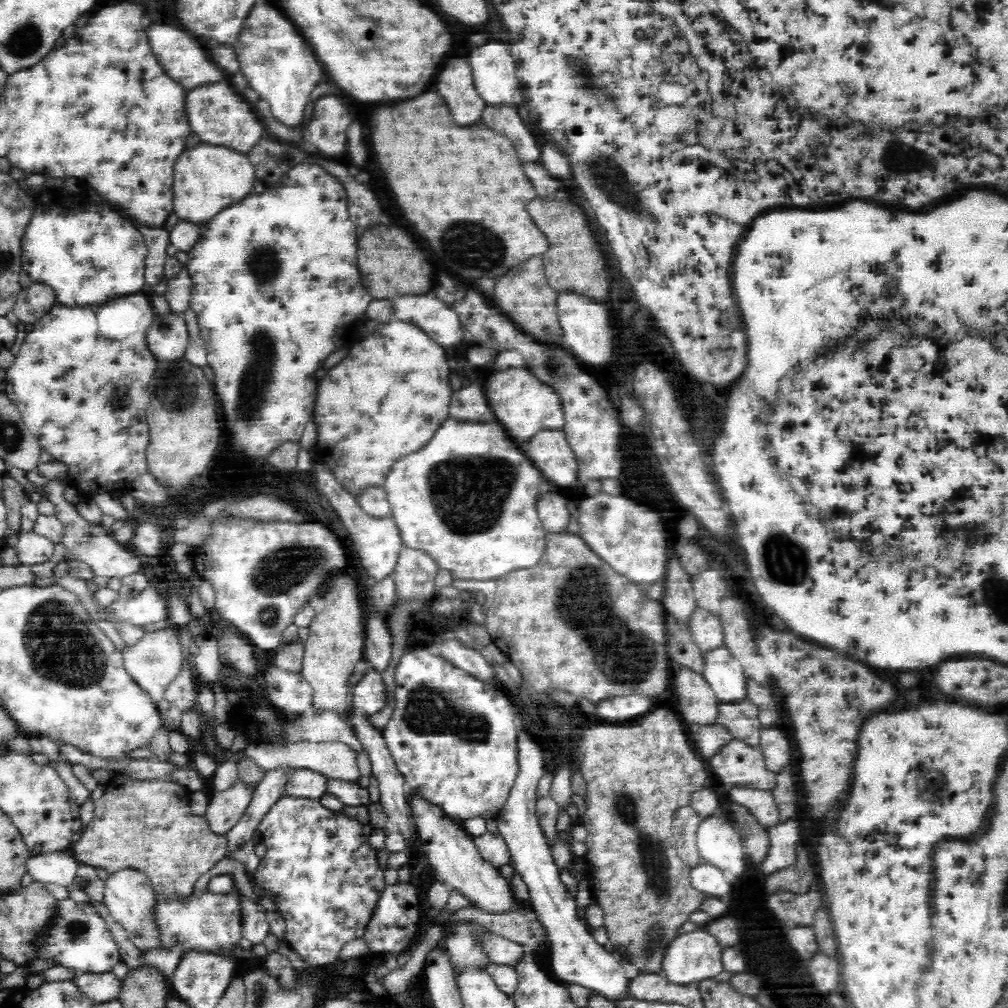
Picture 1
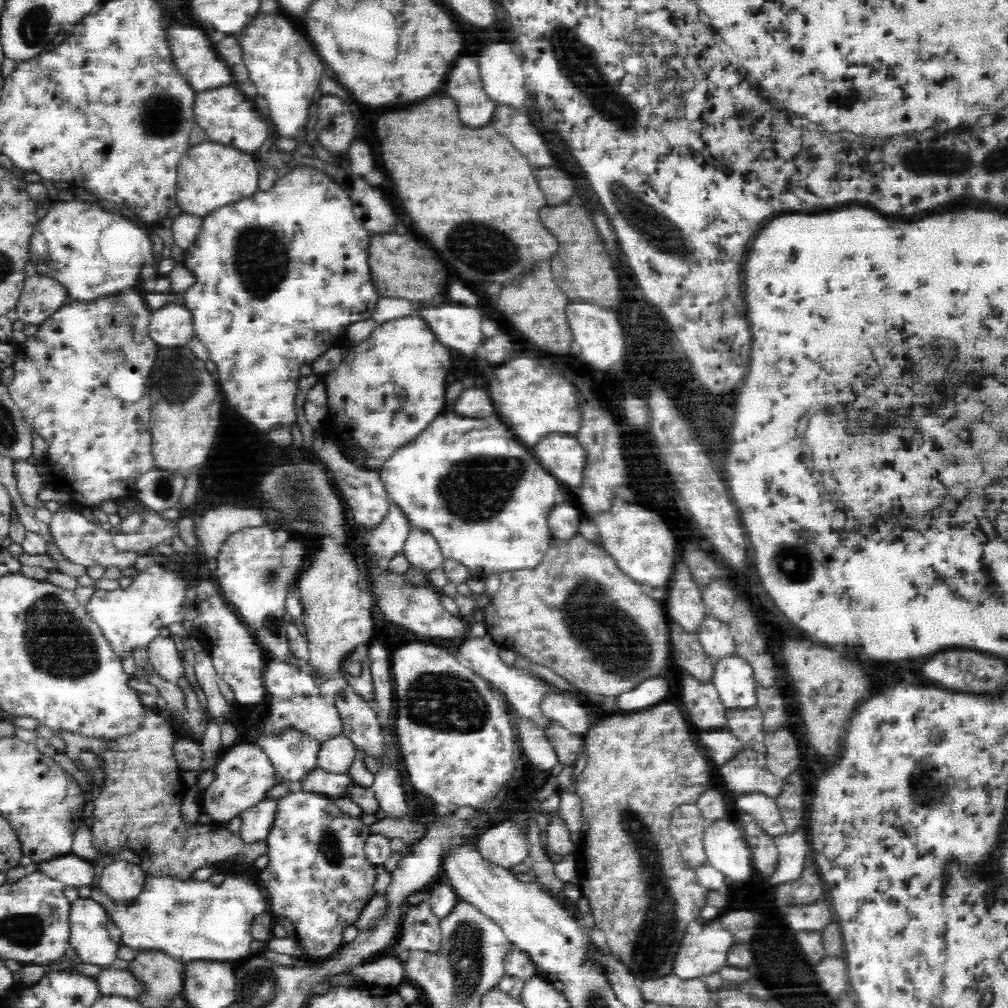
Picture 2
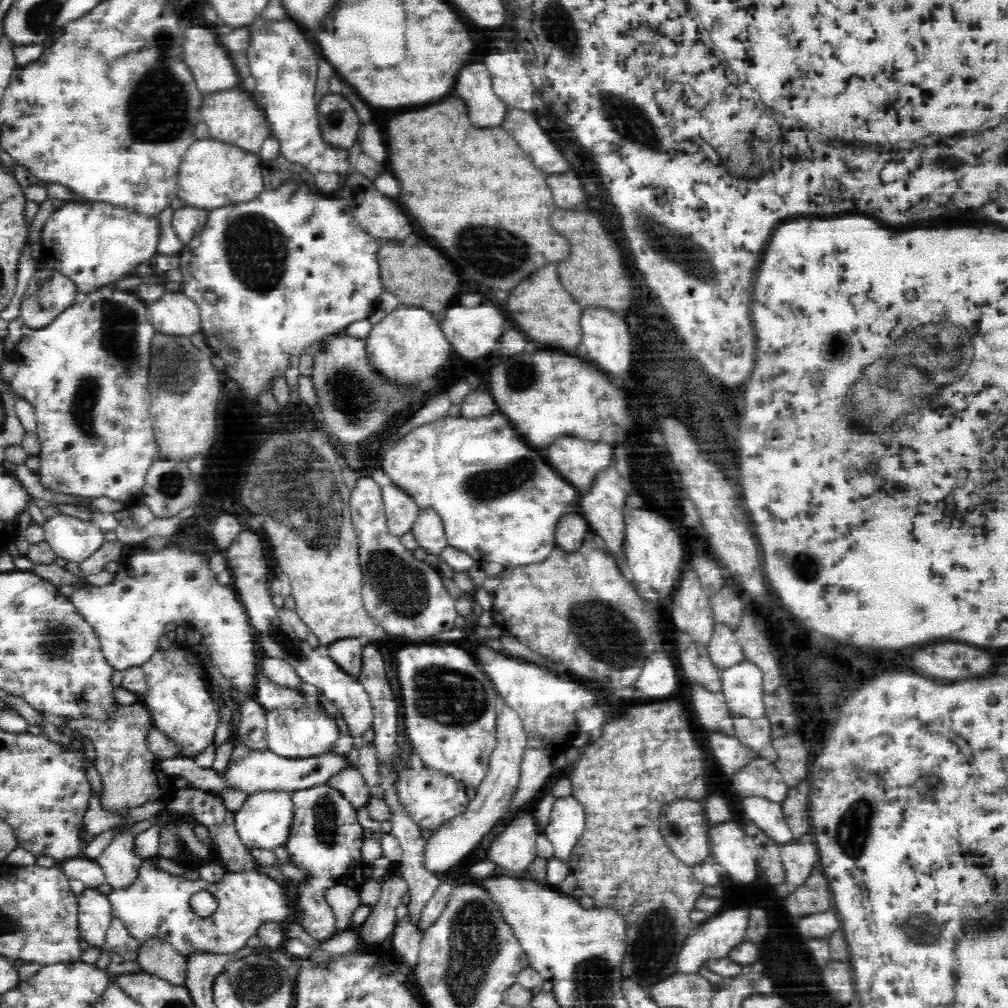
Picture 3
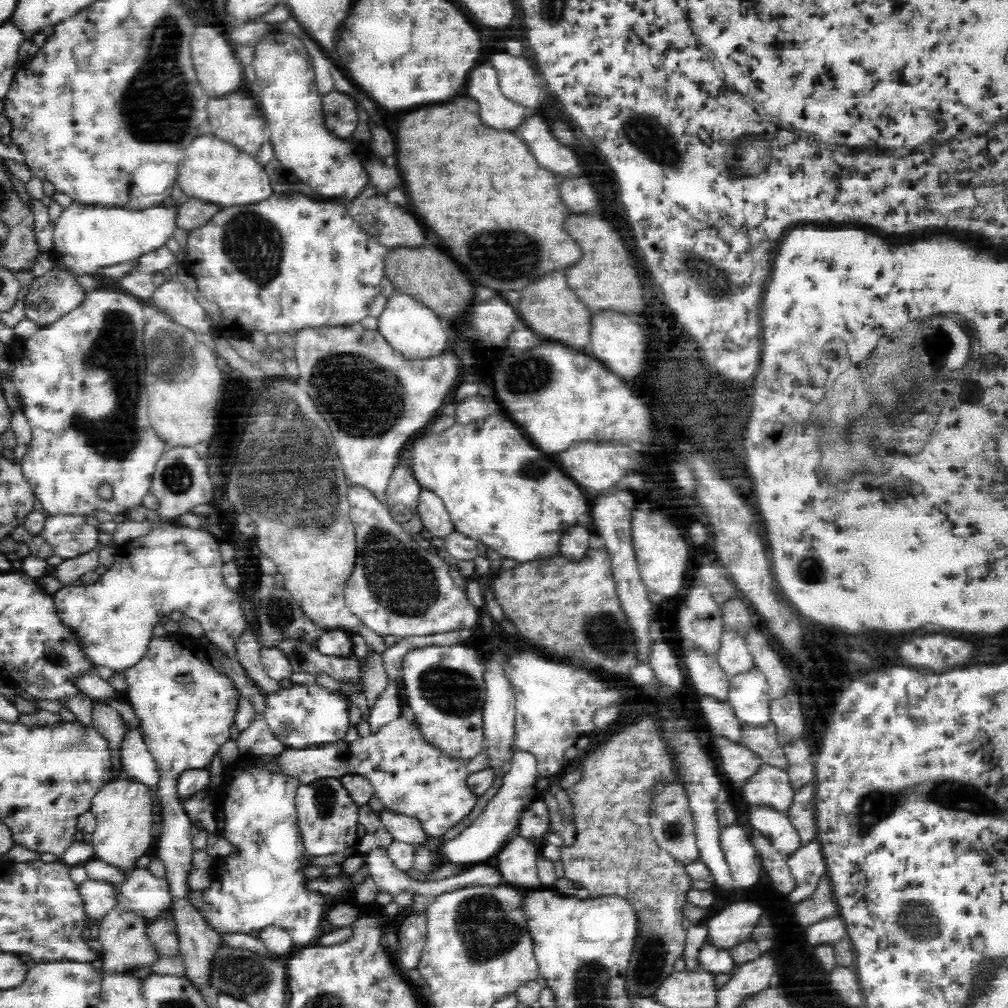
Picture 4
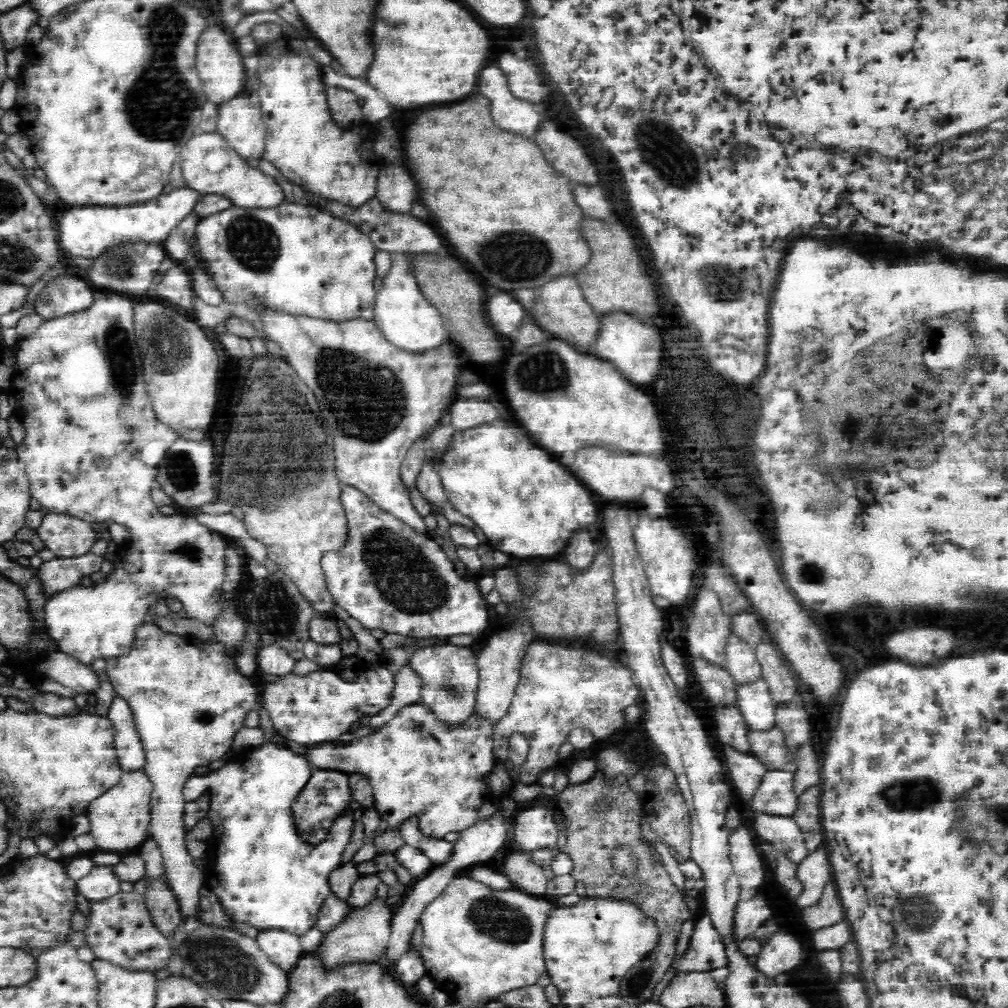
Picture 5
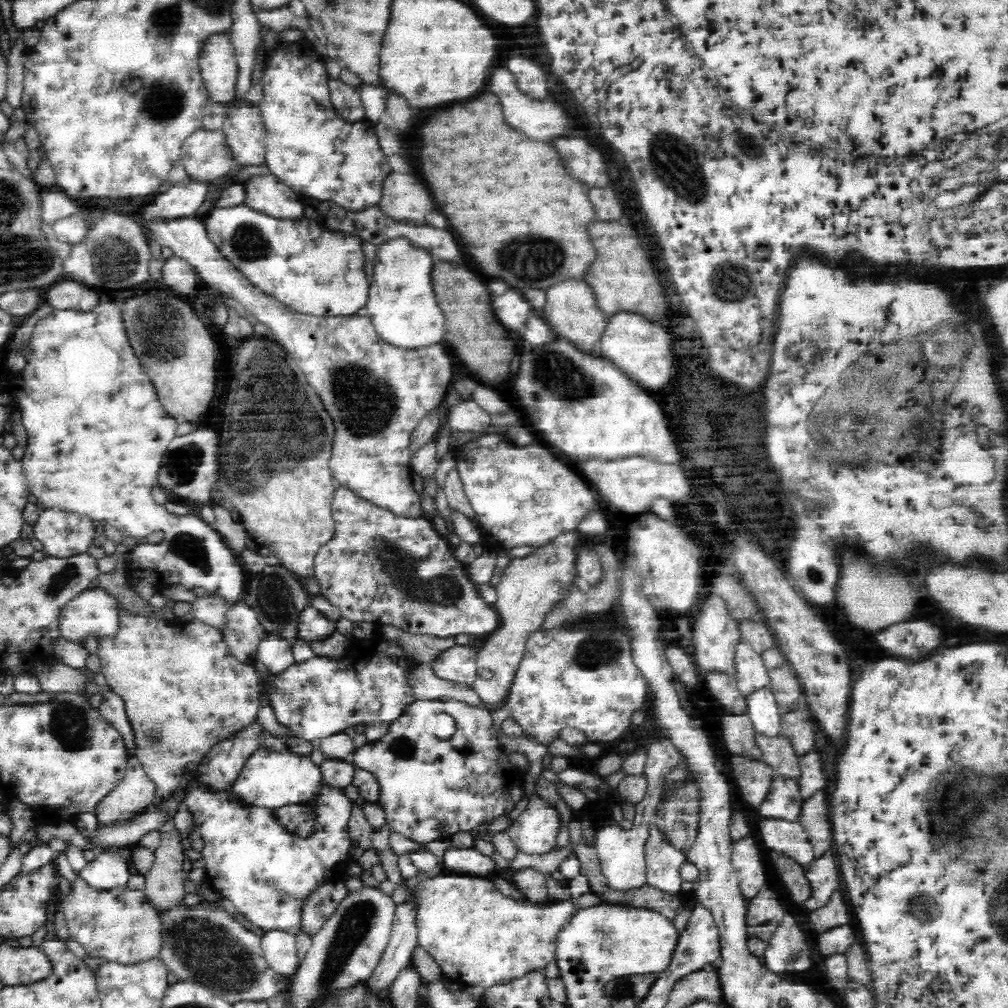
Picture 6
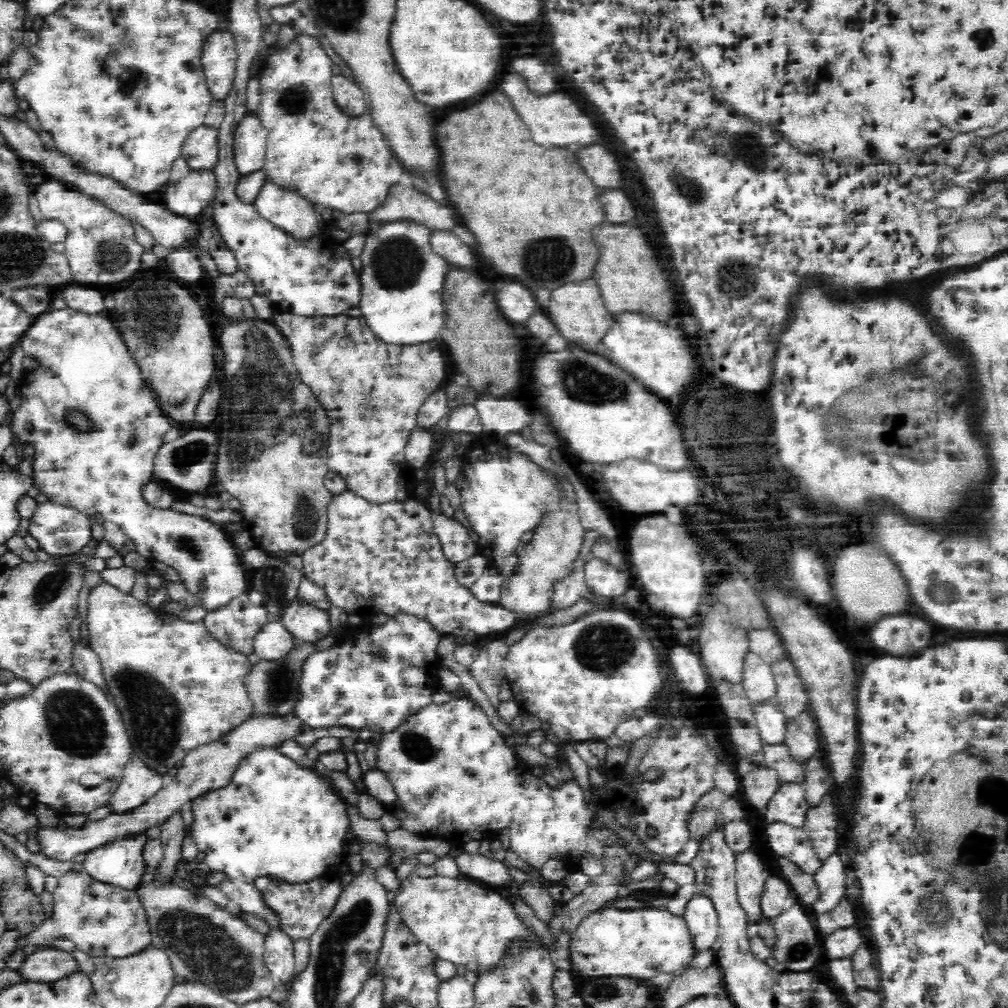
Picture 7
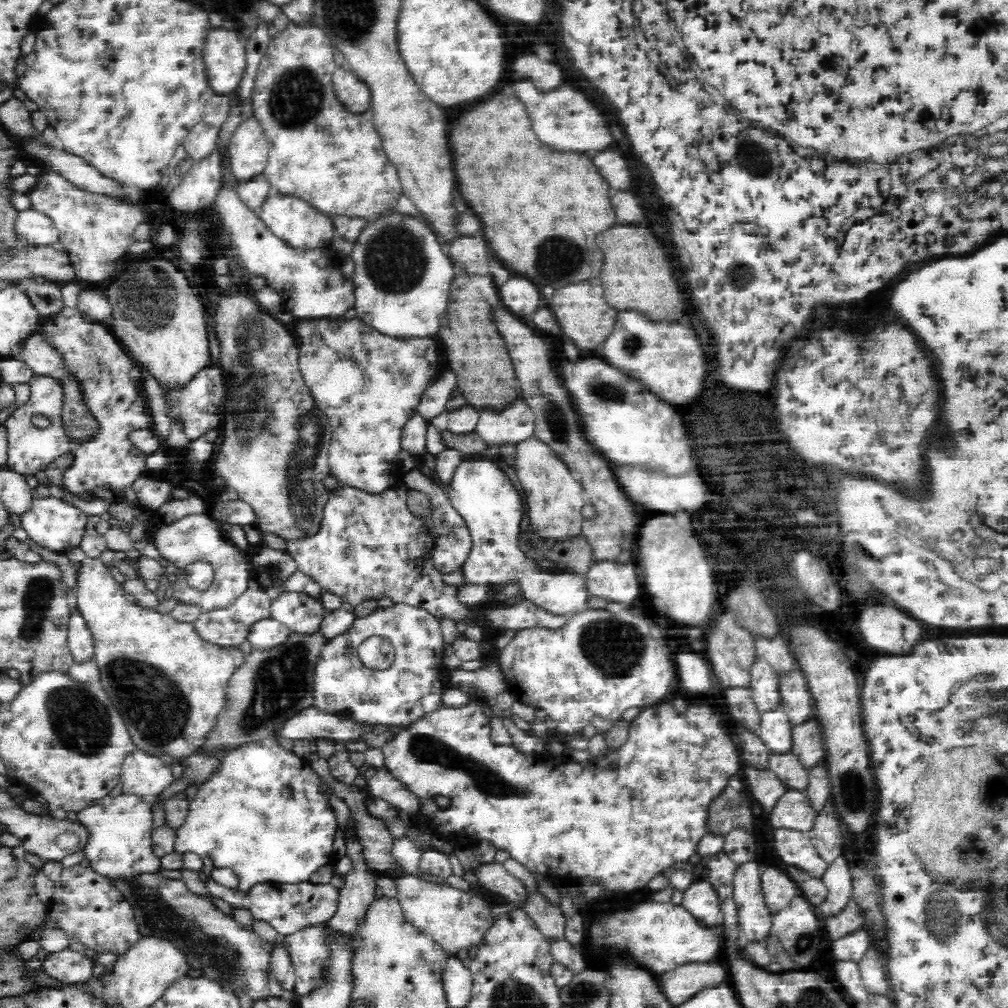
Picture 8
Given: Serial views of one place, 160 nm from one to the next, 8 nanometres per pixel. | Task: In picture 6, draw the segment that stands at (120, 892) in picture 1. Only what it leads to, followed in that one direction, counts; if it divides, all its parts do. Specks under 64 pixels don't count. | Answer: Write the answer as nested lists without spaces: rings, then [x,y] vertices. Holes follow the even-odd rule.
[[[132,754],[124,778],[113,792],[106,795],[96,806],[94,813],[100,825],[123,821],[140,814],[147,806],[157,801],[156,786],[144,767]]]

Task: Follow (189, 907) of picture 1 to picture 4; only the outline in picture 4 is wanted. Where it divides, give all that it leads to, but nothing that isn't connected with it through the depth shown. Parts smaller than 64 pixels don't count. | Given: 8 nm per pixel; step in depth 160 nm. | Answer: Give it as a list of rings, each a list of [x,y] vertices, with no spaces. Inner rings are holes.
[[[268,753],[241,758],[225,769],[221,781],[218,789],[223,818],[221,832],[223,838],[236,846],[236,852],[213,861],[209,872],[210,888],[192,892],[192,904],[220,936],[222,933],[261,931],[264,927],[274,925],[285,929],[298,948],[307,947],[314,943],[318,927],[332,902],[325,894],[308,887],[308,876],[302,874],[306,866],[312,866],[312,854],[304,847],[297,825],[295,796],[301,786],[300,779],[280,771],[280,757]],[[148,869],[132,870],[128,880],[117,887],[118,903],[148,919],[148,924],[162,911],[172,913],[167,882],[164,878],[154,876]]]

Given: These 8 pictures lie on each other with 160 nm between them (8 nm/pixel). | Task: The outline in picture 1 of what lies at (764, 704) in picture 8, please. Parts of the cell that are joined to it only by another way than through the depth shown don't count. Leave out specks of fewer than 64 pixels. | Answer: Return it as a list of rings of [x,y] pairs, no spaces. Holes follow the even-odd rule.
[[[697,606],[692,612],[688,626],[703,655],[724,646],[724,631],[718,615]]]

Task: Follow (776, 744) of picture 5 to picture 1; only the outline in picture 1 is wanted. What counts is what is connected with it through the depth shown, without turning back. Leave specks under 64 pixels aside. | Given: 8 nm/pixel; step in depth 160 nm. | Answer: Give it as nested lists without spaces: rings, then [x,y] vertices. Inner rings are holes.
[[[746,698],[736,704],[718,704],[717,722],[728,729],[734,739],[756,747],[760,744],[759,708]]]

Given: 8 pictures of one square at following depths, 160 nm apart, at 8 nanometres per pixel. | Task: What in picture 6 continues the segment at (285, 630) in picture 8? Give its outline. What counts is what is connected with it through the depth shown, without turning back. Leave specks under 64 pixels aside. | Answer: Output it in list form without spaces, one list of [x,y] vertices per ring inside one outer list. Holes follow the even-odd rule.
[[[267,633],[258,644],[257,660],[272,674],[279,674],[294,662],[293,646],[281,636]]]

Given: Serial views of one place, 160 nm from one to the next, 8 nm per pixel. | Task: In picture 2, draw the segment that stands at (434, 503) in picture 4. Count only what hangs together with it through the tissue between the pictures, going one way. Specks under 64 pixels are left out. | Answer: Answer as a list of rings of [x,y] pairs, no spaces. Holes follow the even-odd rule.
[[[411,526],[403,551],[411,565],[422,569],[426,575],[430,570],[443,566],[444,555],[439,543],[426,528]]]

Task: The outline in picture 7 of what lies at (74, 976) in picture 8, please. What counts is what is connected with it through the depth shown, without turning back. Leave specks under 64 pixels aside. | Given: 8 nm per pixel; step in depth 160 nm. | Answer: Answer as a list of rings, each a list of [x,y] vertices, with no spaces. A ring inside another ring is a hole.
[[[48,947],[38,948],[27,955],[17,971],[26,977],[27,982],[36,983],[57,982],[64,976],[81,972],[80,963],[71,952]]]

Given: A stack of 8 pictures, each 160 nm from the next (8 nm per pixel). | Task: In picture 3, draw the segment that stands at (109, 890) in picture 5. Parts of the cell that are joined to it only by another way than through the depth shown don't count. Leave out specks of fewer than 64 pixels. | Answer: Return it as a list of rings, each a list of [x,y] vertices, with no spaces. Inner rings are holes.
[[[85,888],[78,895],[79,933],[90,946],[105,950],[105,934],[112,917],[107,889]]]

